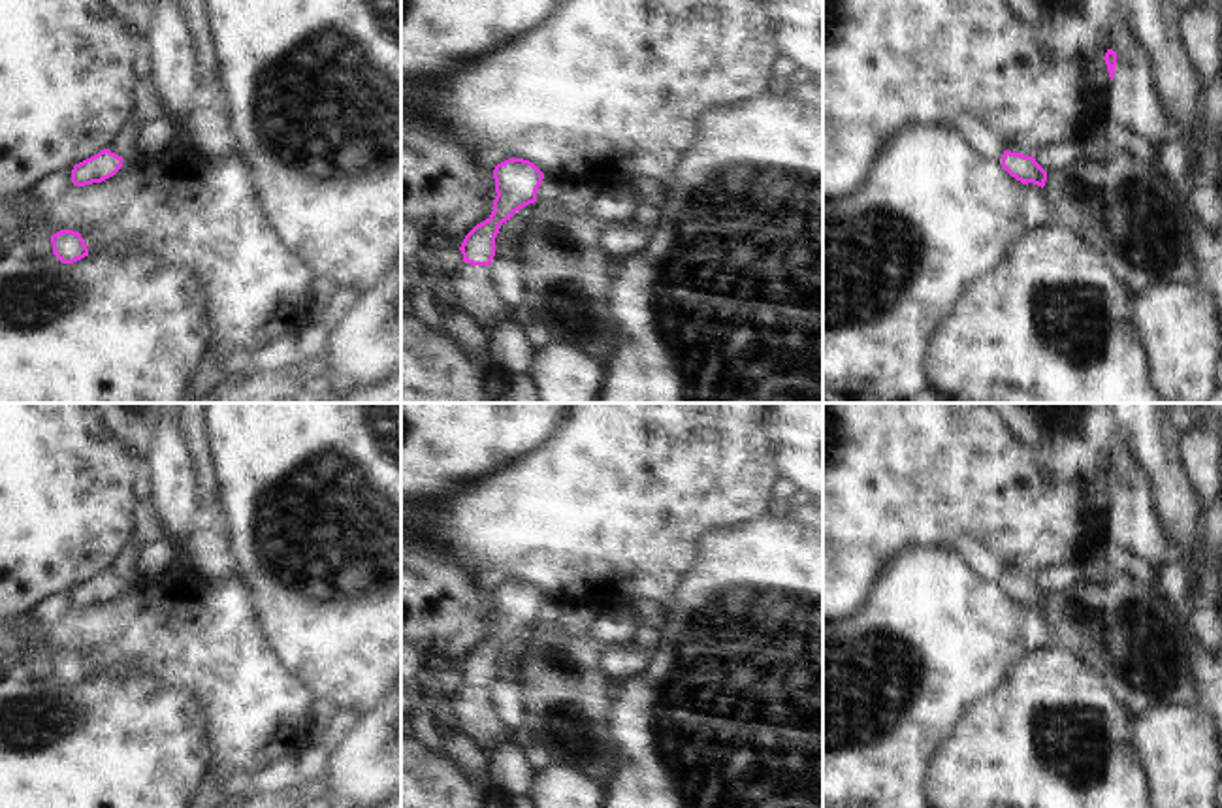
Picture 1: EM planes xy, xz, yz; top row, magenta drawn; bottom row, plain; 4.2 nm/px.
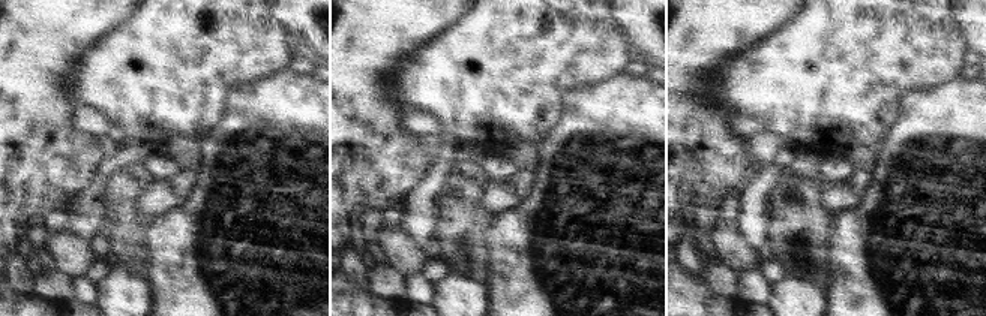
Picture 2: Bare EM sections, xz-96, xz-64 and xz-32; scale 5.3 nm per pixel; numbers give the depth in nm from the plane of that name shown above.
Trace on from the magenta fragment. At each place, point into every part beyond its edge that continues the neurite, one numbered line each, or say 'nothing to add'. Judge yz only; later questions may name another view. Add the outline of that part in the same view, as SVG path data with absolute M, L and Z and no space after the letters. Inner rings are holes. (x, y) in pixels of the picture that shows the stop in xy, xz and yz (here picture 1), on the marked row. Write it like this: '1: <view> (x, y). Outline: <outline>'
nothing to add

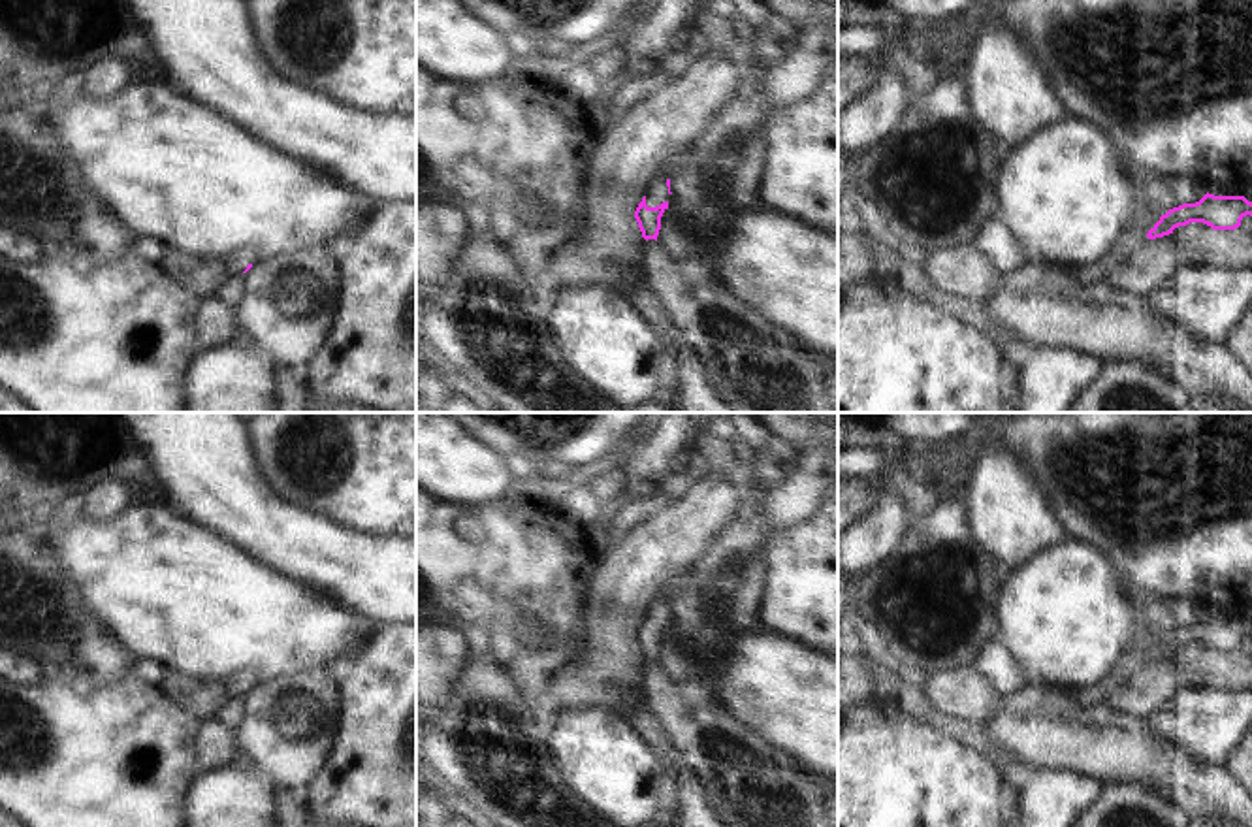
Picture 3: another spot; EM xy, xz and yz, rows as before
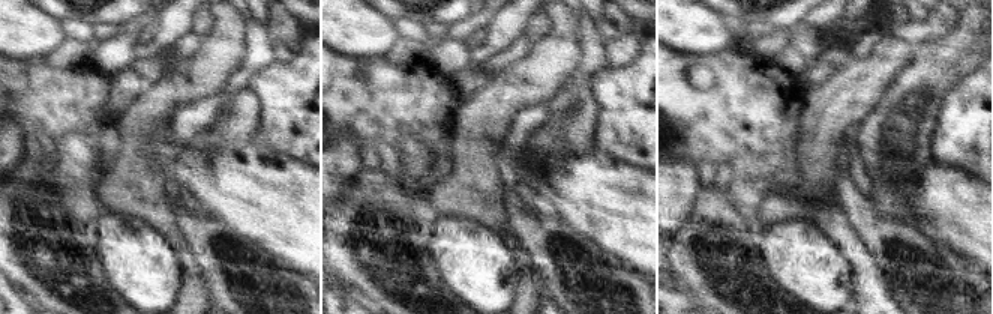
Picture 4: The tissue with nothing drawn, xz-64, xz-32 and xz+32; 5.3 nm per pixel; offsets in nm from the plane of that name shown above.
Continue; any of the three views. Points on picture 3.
1: xz (658, 191). Outline: M691 145L676 151L655 173L655 177L651 179L648 190L646 190L646 205L648 207L657 207L663 202L670 202L670 194L668 194L668 186L666 181L680 171L691 154Z

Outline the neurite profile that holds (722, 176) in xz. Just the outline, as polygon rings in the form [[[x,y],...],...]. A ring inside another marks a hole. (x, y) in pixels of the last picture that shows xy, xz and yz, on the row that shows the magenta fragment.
[[[798,28],[796,45],[776,62],[764,64],[764,79],[757,94],[734,94],[714,121],[693,141],[687,164],[670,177],[668,209],[676,226],[691,237],[704,237],[730,215],[759,203],[759,181],[766,162],[764,113],[808,98],[830,64],[838,58],[838,28]]]

